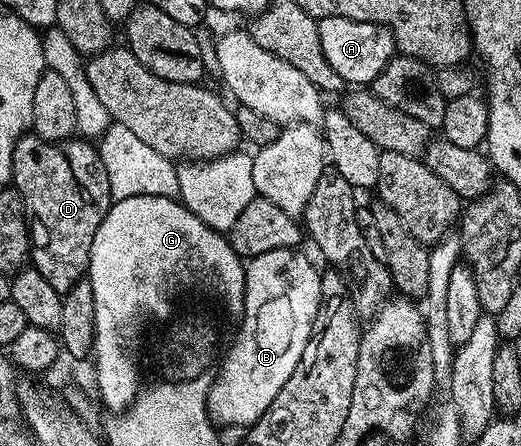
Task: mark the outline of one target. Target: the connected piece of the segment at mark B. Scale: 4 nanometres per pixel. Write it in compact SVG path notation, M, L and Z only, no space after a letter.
M300 249L276 250L275 252L263 252L263 256L255 256L248 259L245 268L245 300L243 303L243 311L245 315L241 318L241 327L237 330L237 335L233 338L233 343L229 346L229 351L220 359L219 365L216 367L217 379L214 377L209 383L209 394L205 398L205 410L210 414L216 425L221 426L241 426L240 428L248 428L259 420L259 416L263 416L263 412L267 412L267 408L271 404L271 400L275 400L275 396L279 396L279 388L283 388L283 384L287 384L287 380L291 380L291 372L295 372L295 368L299 364L299 360L303 356L303 348L307 348L307 340L313 335L313 322L317 319L317 313L321 310L323 301L321 296L321 274L319 270L313 267L313 262L305 254L300 254Z

